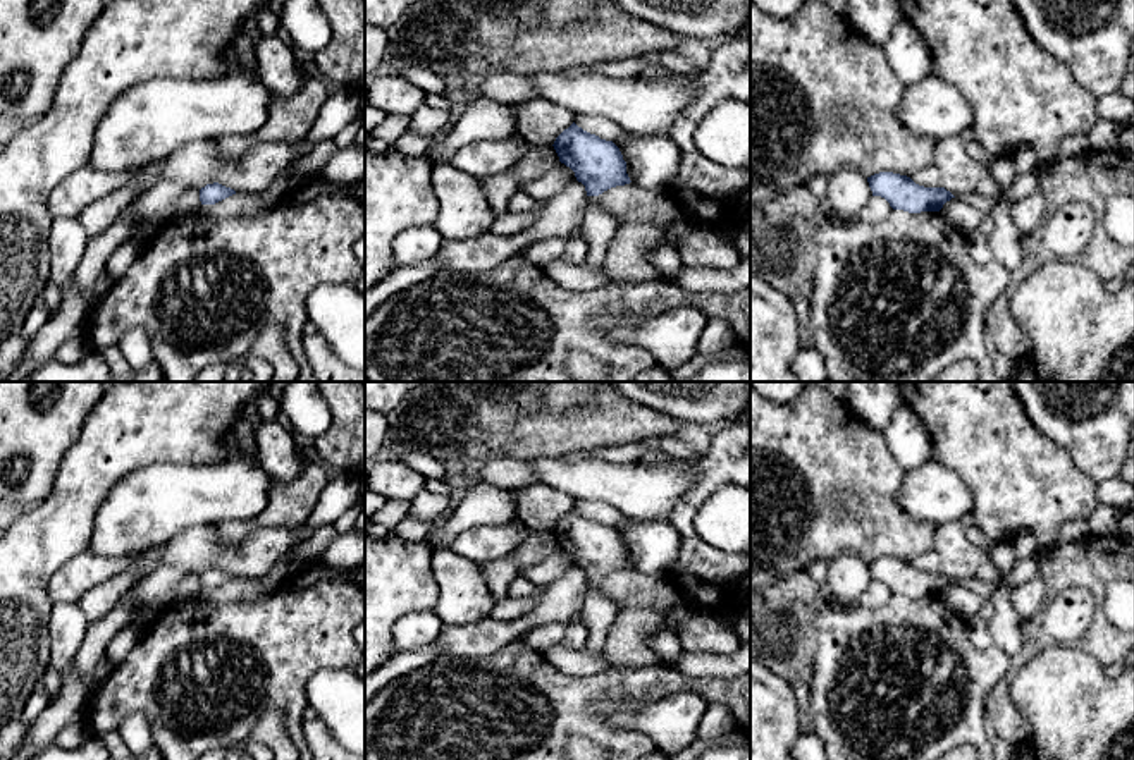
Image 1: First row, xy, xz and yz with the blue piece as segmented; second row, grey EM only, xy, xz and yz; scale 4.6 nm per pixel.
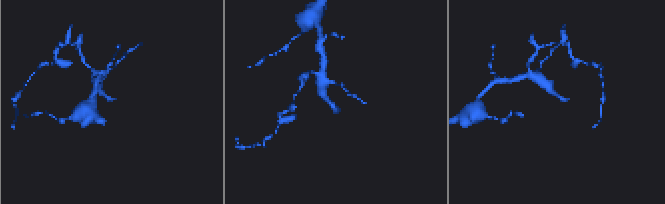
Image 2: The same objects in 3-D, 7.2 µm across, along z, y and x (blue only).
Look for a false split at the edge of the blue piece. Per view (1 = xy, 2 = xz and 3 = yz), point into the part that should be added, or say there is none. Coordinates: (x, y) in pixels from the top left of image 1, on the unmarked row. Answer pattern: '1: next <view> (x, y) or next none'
1: next none
2: next none
3: next none

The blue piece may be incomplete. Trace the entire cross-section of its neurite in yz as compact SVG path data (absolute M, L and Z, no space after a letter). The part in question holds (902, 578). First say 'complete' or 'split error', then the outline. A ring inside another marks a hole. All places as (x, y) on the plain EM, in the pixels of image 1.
complete; M879 557L867 562L872 581L884 583L893 595L909 598L940 597L946 586L955 583L945 573L924 573L915 569L910 562Z

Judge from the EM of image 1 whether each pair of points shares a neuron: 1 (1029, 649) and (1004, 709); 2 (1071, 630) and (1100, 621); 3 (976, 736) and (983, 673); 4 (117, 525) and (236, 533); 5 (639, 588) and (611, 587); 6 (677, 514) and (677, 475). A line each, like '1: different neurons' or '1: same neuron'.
1: same neuron
2: different neurons
3: same neuron
4: different neurons
5: same neuron
6: different neurons

